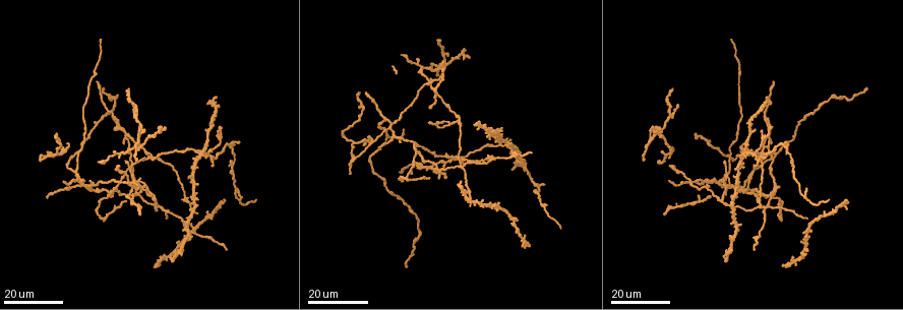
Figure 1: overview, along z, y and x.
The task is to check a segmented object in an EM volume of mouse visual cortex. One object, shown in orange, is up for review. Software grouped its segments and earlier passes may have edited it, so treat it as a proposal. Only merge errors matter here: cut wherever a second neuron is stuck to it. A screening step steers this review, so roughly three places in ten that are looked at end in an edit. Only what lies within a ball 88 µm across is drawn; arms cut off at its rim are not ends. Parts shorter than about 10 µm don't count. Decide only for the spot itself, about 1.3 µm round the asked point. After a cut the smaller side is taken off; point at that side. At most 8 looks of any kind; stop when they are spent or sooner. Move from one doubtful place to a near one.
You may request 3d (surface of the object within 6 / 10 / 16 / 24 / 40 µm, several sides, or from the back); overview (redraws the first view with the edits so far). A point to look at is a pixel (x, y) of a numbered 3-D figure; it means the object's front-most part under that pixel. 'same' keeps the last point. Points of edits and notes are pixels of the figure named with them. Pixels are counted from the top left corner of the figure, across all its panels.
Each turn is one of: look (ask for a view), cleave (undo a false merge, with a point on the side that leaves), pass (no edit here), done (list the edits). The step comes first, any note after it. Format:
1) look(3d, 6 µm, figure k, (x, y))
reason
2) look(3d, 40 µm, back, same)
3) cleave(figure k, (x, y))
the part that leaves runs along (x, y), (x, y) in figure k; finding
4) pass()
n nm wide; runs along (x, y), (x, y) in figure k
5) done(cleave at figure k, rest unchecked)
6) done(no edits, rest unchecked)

look(3d, 16 µm, figure 1, (669, 114))

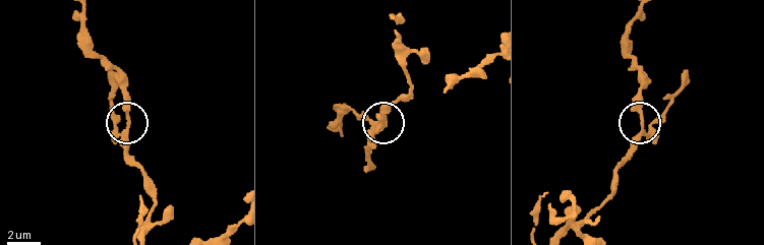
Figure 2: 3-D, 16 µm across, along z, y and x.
look(3d, 6 µm, figure 2, (640, 121))

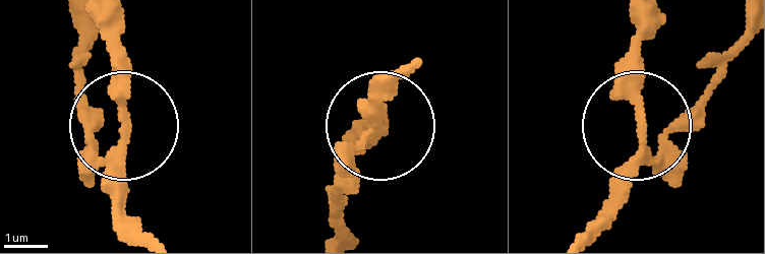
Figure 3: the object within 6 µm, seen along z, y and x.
look(3d, 6 µm, back, figure 3, (642, 125))

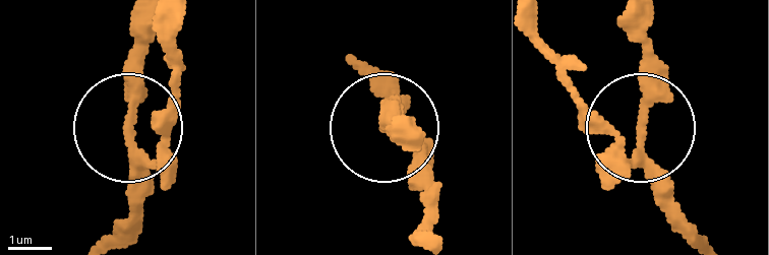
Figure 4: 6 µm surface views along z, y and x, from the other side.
pass()
3 arms; one neuron here

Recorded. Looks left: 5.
look(3d, 16 µm, figure 1, (119, 152))
three arms meet

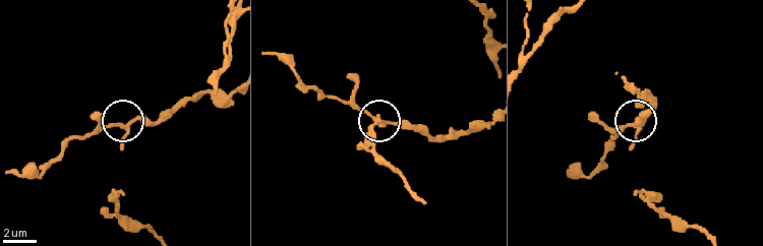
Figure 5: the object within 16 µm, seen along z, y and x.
look(3d, 6 µm, figure 5, (126, 125))

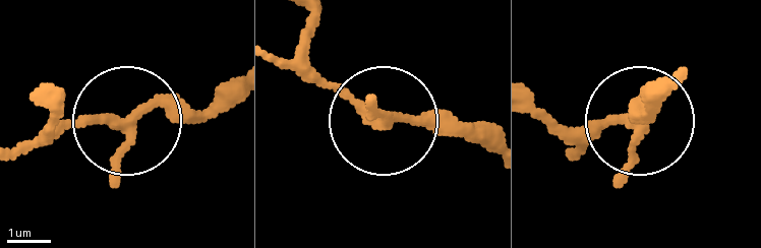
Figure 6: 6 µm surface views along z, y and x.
pass()
side arm 21 µm; all the same neuron

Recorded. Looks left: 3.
look(3d, 24 µm, figure 1, (756, 154))
a fork

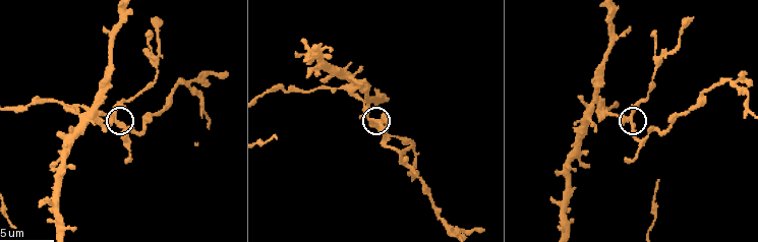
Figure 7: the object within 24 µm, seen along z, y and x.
look(3d, 10 µm, figure 7, (368, 119))
zoom in

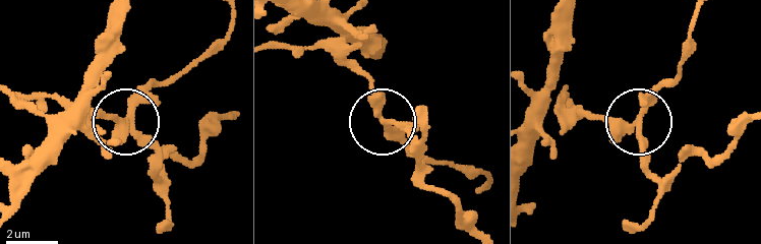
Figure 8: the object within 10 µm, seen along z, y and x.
pass()
3 arms; runs along (271, 46), (316, 46), (356, 65), (383, 122), (426, 162) in figure 8; one neuron here

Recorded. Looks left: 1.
done(no edits, rest unchecked)

